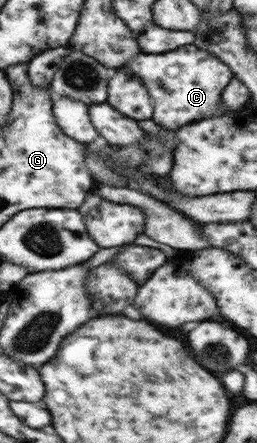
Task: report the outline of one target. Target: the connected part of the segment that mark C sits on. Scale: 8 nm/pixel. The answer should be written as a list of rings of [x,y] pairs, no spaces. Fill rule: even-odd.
[[[193,44],[160,55],[142,53],[134,57],[134,61],[130,61],[126,67],[138,73],[150,91],[150,97],[154,101],[152,121],[172,131],[193,122],[212,118],[220,107],[224,88],[234,78],[226,63],[222,63],[203,49],[198,50]]]

